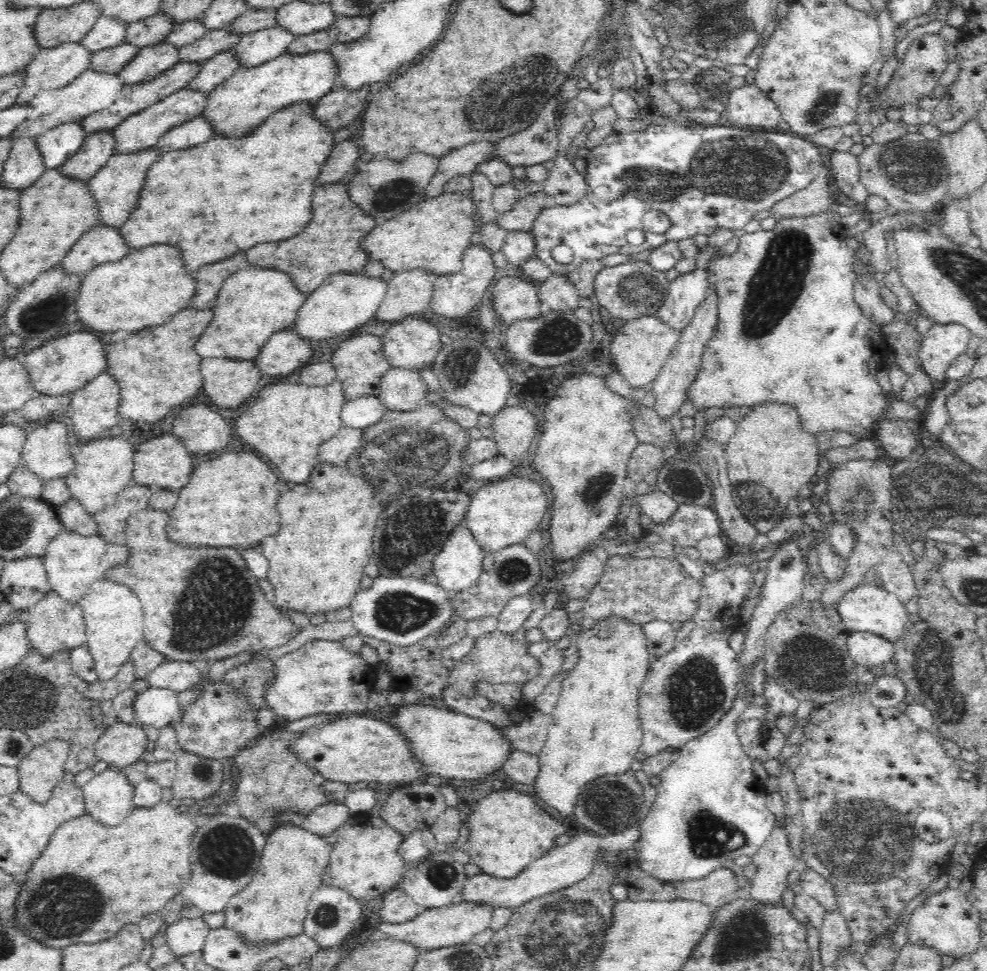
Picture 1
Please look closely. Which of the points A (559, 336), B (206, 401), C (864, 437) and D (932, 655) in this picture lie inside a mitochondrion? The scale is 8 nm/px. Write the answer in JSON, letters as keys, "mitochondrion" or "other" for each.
{"A":"mitochondrion","B":"other","C":"other","D":"mitochondrion"}

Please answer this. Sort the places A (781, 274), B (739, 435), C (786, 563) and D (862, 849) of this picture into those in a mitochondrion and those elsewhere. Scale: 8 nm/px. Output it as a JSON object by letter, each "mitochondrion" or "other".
{"A":"mitochondrion","B":"other","C":"other","D":"mitochondrion"}

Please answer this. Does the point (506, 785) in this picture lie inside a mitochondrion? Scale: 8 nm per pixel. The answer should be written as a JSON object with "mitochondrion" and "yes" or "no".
{"mitochondrion":"no"}

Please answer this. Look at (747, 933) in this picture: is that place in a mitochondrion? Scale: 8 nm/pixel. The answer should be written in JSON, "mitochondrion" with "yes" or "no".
{"mitochondrion":"yes"}

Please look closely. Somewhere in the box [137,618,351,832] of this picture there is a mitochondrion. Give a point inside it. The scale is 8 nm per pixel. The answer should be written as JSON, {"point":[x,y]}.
{"point":[277,788]}

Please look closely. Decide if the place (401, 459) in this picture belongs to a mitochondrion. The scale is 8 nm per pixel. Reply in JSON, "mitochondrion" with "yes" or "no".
{"mitochondrion":"yes"}

